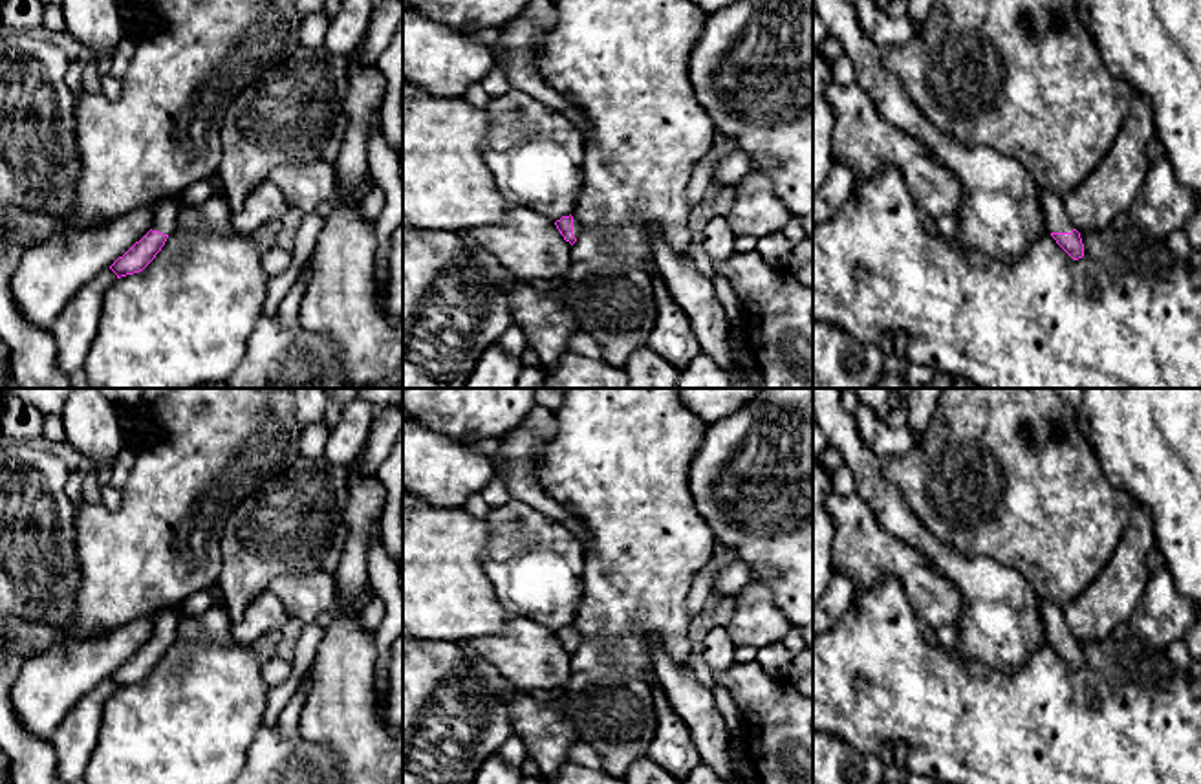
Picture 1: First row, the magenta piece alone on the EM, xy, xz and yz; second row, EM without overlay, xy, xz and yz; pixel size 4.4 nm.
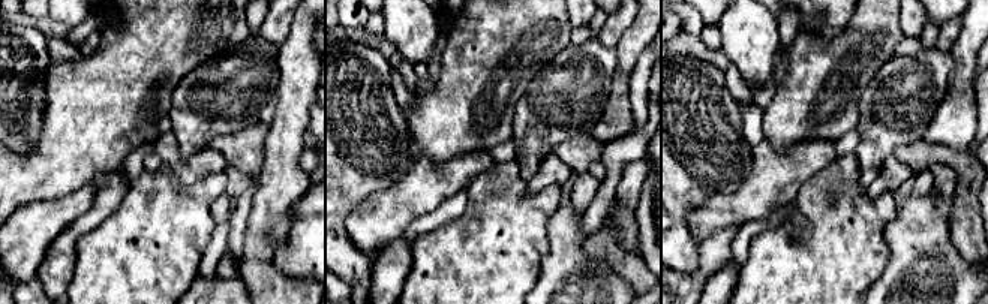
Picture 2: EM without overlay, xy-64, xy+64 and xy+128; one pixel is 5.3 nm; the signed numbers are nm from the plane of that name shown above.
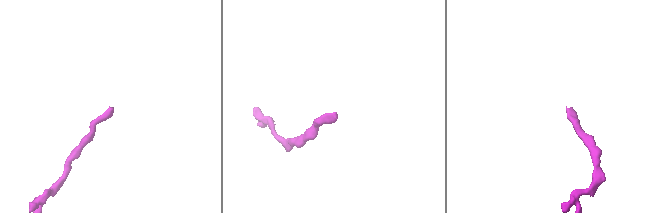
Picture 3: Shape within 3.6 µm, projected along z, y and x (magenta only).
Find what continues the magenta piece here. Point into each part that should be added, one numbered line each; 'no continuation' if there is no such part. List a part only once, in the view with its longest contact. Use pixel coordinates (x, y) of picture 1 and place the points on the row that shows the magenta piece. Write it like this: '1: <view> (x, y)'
1: yz (1057, 220)

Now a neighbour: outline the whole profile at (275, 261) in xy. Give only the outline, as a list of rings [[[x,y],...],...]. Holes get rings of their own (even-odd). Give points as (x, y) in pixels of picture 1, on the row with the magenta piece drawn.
[[[278,245],[265,251],[262,258],[264,271],[269,278],[282,275],[287,269],[289,262],[291,262],[291,253],[284,251]]]

